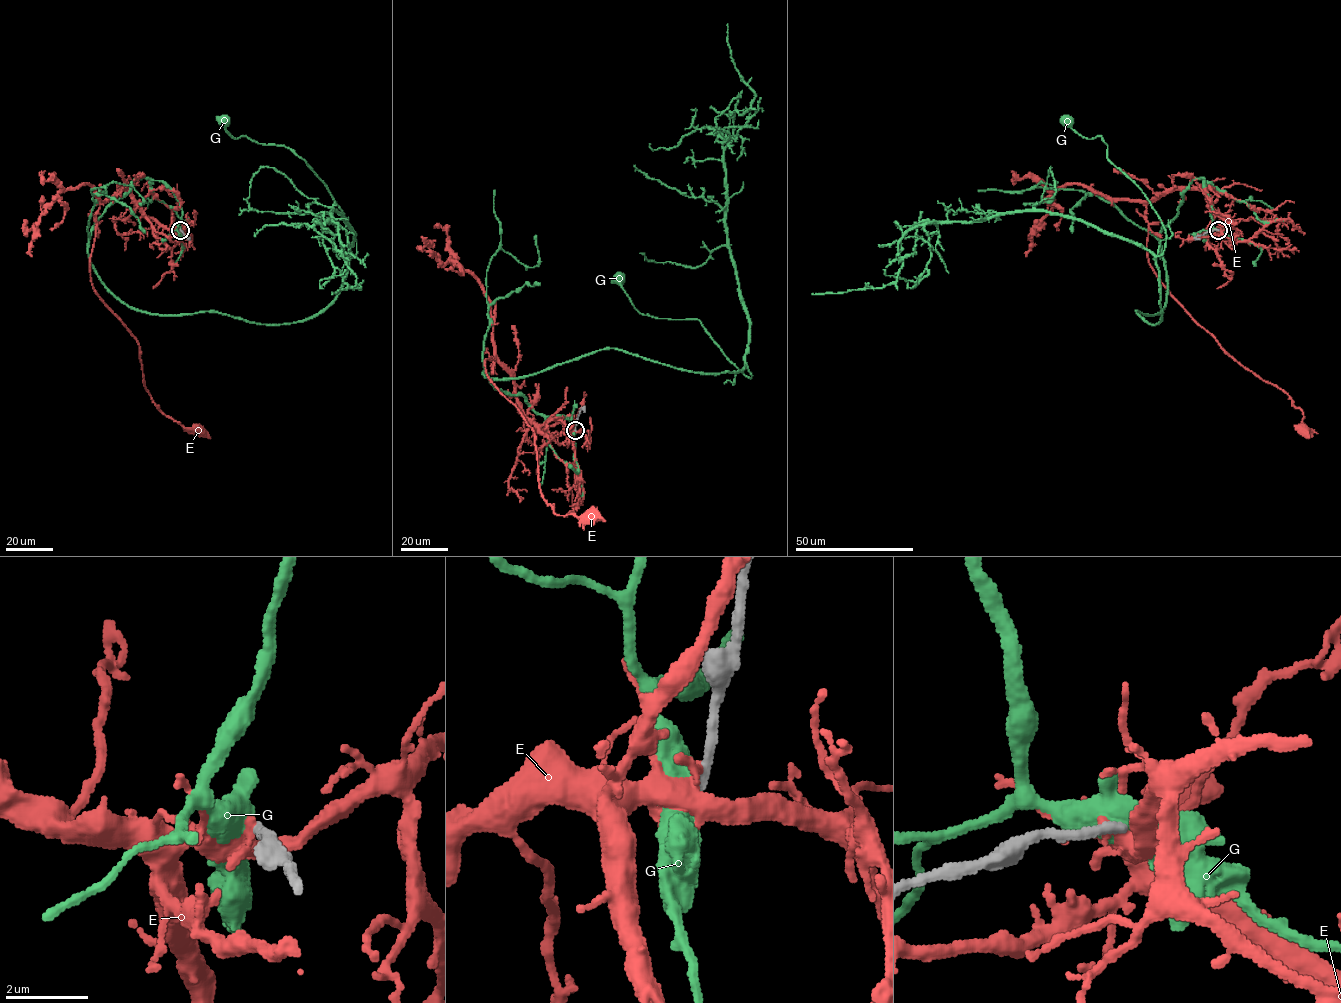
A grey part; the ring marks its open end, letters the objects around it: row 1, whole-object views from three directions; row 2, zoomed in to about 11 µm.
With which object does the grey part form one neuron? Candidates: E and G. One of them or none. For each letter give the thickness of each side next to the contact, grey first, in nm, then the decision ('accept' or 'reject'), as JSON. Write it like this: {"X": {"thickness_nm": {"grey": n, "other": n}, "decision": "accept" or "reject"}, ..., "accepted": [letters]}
{"E": {"thickness_nm": {"grey": 280, "other": 440}, "decision": "reject"}, "G": {"thickness_nm": {"grey": 260, "other": 500}, "decision": "reject"}, "accepted": []}

